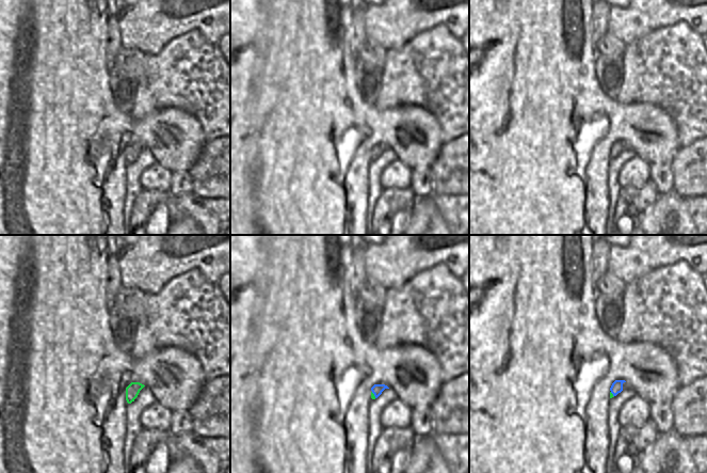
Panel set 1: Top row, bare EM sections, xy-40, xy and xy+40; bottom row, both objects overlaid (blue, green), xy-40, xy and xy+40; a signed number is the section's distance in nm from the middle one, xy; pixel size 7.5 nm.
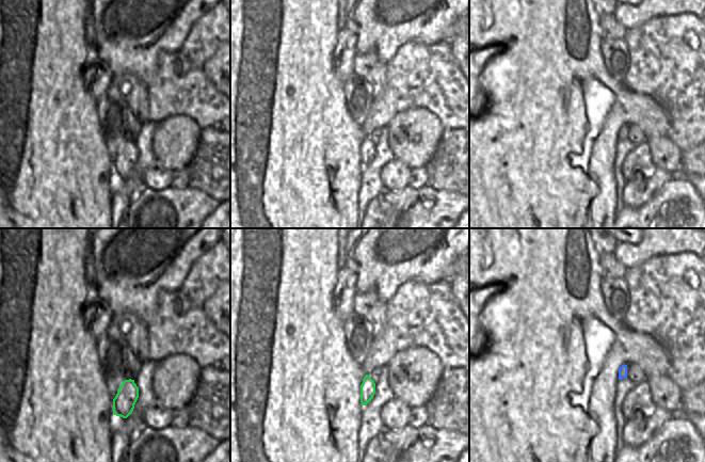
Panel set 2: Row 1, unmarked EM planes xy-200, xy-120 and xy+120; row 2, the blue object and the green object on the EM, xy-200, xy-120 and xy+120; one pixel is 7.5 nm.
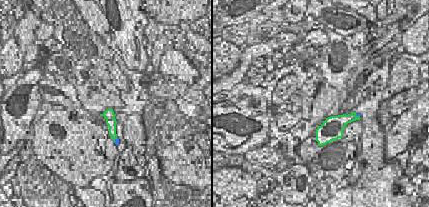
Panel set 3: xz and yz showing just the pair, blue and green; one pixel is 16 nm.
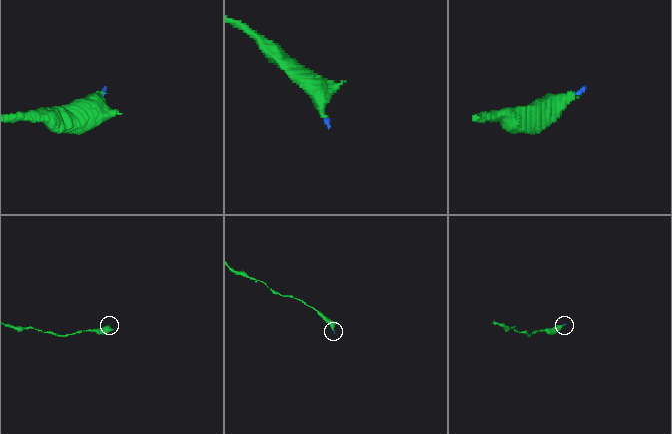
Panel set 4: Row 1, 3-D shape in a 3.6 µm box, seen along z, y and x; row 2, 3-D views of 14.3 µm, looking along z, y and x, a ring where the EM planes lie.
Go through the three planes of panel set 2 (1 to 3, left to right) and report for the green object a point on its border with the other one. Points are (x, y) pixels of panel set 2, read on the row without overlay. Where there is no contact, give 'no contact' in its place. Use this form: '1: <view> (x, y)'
1: no contact
2: no contact
3: no contact

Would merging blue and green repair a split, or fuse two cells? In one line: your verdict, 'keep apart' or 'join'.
join

